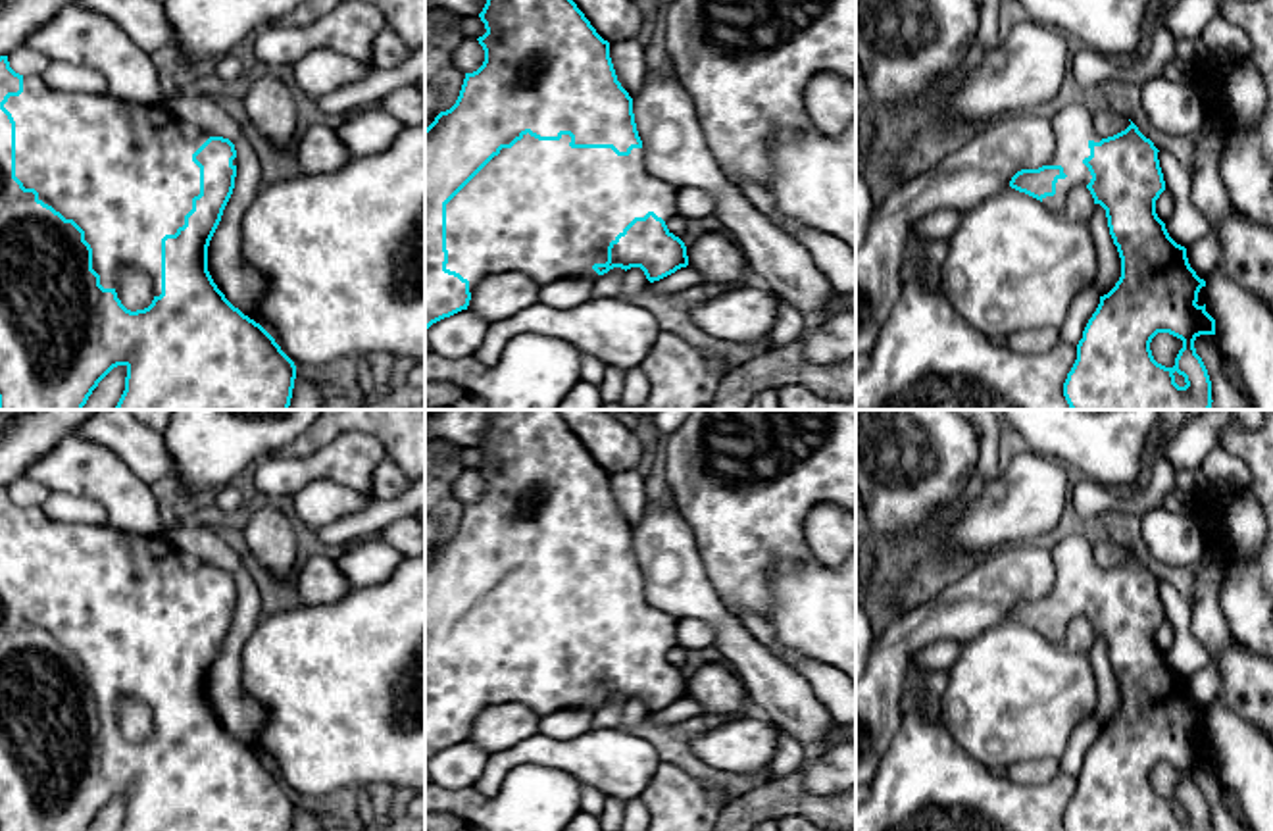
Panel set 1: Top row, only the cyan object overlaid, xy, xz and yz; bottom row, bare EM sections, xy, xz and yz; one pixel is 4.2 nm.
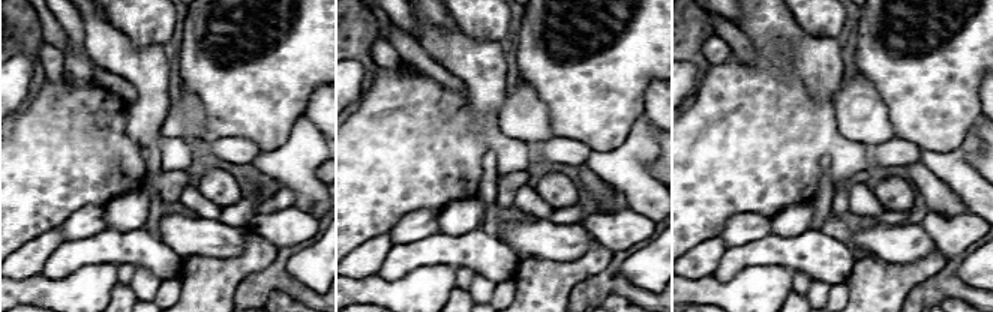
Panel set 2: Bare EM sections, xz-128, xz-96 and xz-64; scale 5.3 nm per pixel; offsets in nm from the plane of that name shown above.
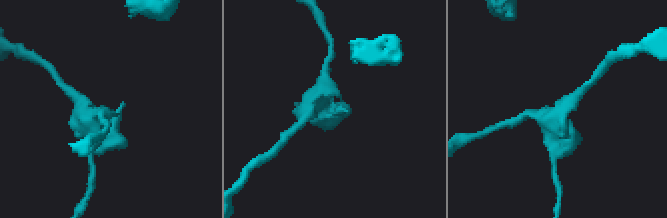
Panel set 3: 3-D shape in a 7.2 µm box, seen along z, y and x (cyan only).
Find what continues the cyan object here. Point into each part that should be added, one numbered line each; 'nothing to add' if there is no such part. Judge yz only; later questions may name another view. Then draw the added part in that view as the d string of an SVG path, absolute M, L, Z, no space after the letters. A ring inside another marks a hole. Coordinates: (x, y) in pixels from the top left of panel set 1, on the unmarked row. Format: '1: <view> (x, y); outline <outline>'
1: yz (1073, 558); outline M1069 535L1054 548L1056 581L1048 596L1061 596L1065 610L1058 610L1056 625L1042 629L1042 635L1061 644L1069 625L1077 617L1086 617L1092 610L1088 598L1083 594L1090 587L1088 573L1100 573L1102 567L1094 560L1092 544L1079 537Z

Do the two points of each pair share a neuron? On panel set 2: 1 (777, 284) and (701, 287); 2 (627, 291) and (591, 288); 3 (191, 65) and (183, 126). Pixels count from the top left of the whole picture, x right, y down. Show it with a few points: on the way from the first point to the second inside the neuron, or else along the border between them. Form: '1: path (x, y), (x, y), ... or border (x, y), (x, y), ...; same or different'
1: path (758, 290), (720, 290); same
2: path (618, 287), (600, 287); same
3: border (180, 89), (200, 101), (204, 108), (204, 125); different

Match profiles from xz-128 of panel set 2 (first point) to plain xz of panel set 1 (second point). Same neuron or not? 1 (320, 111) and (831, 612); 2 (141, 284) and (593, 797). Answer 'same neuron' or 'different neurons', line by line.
1: different neurons
2: different neurons

